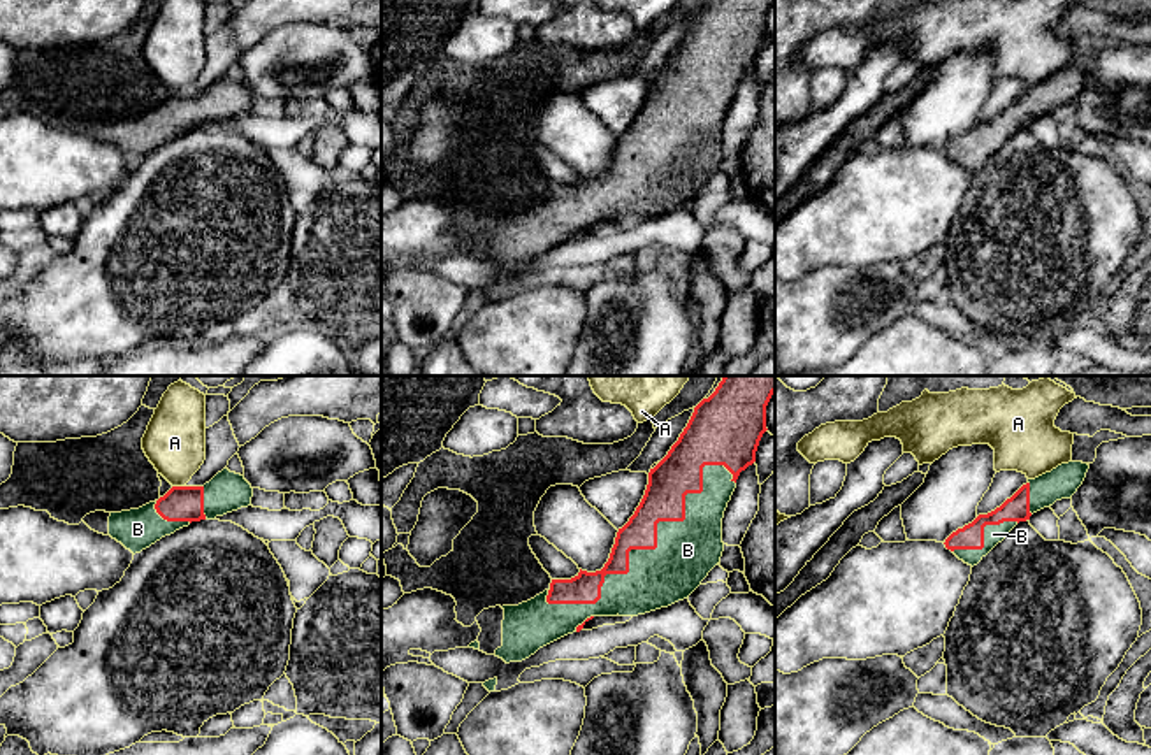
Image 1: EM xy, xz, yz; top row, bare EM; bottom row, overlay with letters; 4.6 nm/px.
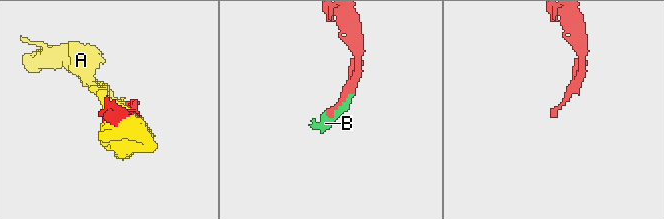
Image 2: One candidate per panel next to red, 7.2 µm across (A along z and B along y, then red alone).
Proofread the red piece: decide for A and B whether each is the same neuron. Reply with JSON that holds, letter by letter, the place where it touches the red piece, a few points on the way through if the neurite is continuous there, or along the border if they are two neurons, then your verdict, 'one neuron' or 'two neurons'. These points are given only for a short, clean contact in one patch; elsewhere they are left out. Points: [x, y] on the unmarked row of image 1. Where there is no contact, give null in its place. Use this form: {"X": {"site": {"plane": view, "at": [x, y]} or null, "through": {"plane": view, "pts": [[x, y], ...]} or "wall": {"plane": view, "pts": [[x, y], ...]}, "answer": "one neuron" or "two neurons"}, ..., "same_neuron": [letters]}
{"A": {"site": {"plane": "xy", "at": [178, 93]}, "answer": "two neurons"}, "B": {"site": {"plane": "xz", "at": [654, 155]}, "answer": "one neuron"}, "same_neuron": ["B"]}

